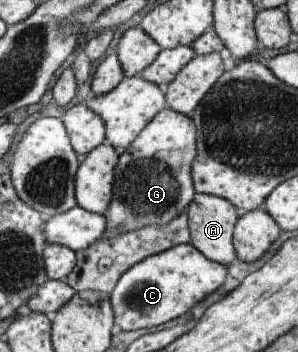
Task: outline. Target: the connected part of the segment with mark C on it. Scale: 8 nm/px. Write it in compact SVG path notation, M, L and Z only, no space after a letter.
M183 244L138 263L120 279L111 294L115 323L123 332L160 327L204 301L224 285L228 269L211 261L193 244Z

